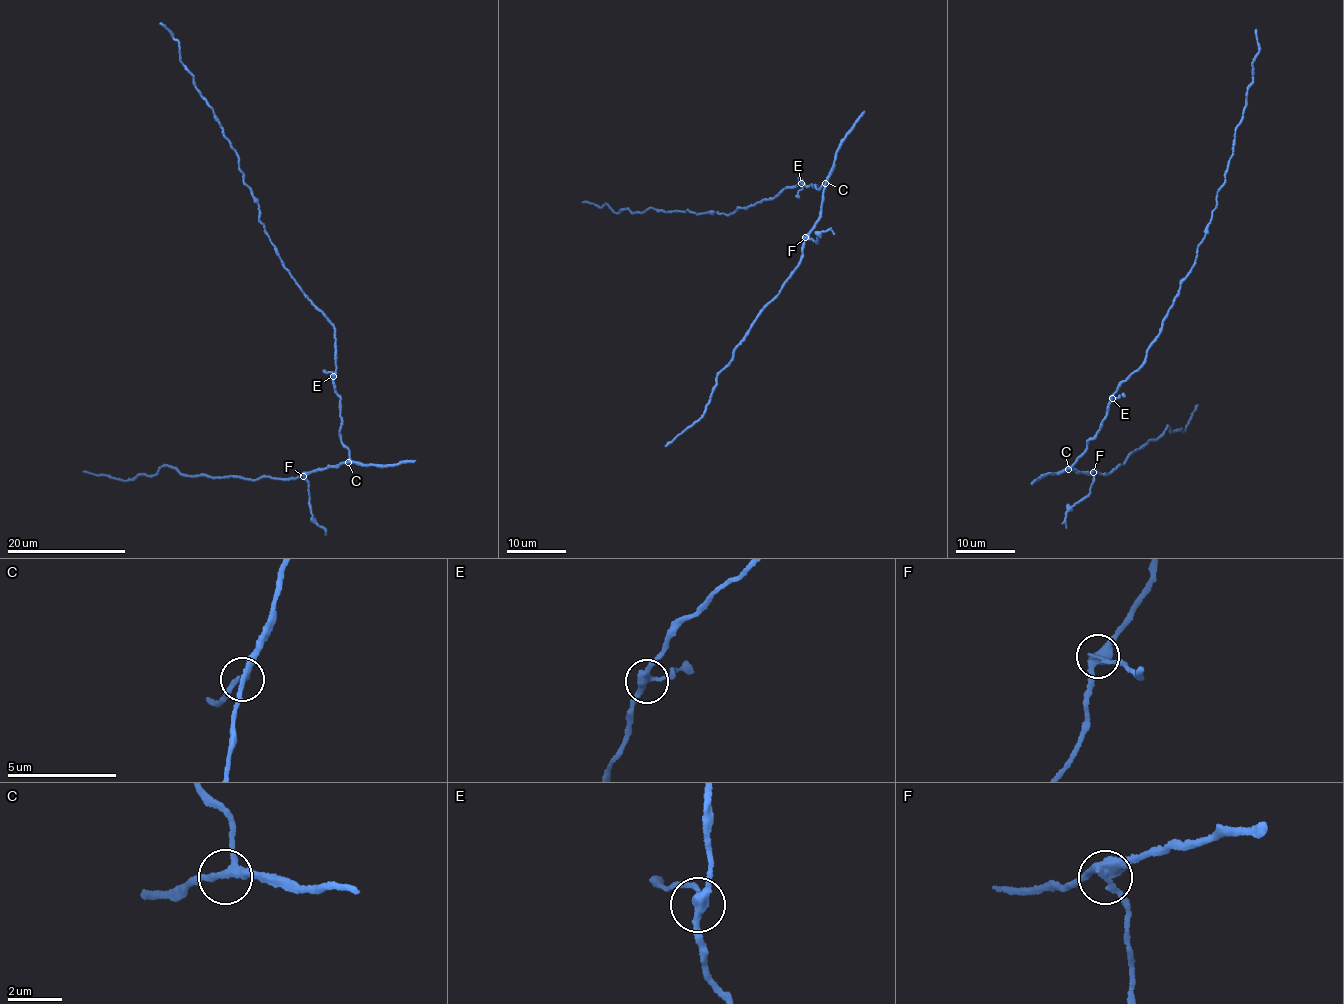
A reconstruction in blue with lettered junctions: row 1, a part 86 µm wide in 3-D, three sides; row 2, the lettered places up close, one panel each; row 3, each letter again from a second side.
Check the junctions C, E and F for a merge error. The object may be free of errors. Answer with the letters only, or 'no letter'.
F

